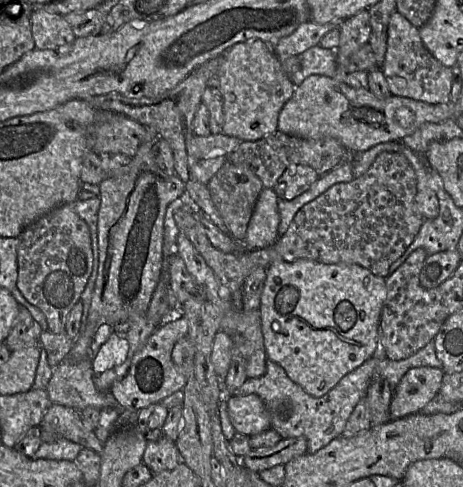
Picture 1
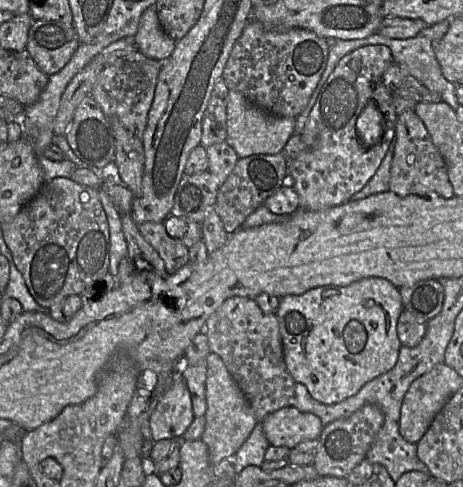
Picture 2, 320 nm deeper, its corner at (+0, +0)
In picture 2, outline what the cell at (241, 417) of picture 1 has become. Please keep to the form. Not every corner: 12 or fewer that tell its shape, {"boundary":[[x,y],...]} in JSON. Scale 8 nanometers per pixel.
{"boundary":[[293,406],[261,424],[270,445],[289,449],[318,439],[318,416]]}

